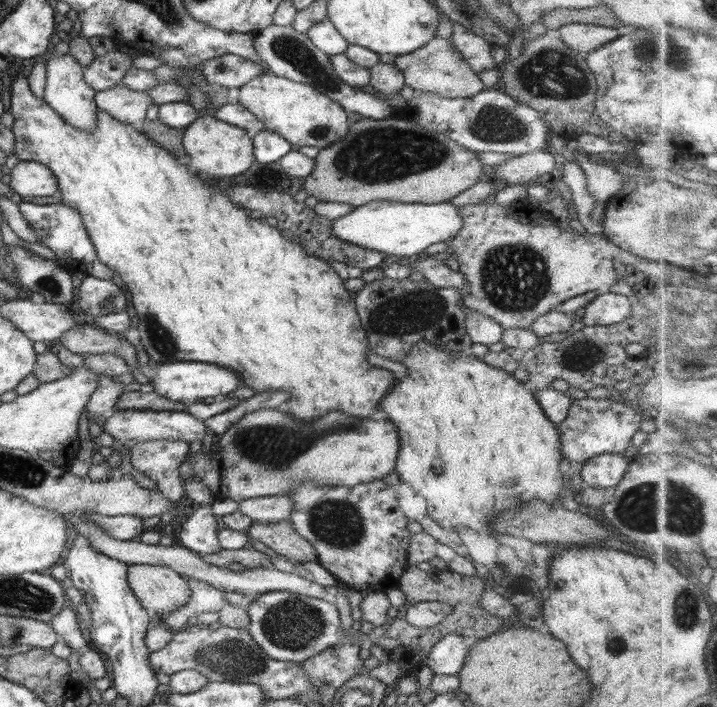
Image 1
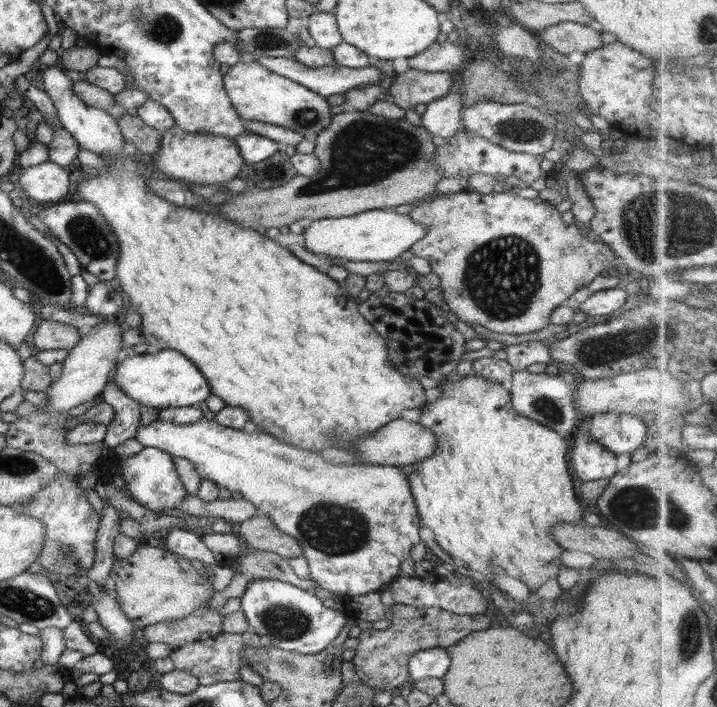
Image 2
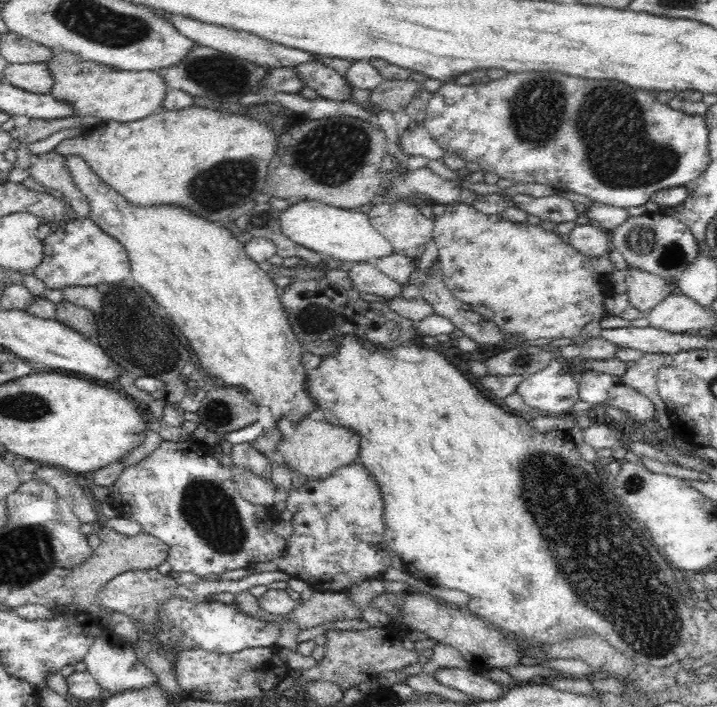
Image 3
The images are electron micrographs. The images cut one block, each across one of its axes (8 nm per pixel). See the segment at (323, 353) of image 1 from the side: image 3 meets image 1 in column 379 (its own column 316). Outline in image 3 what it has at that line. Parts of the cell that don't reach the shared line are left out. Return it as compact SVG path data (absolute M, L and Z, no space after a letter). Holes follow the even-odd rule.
M342 336L336 354L324 355L317 368L307 371L305 384L309 396L315 400L316 409L324 413L324 420L334 426L349 428L360 437L358 463L366 467L380 486L385 504L384 540L390 552L402 558L404 569L431 586L466 592L470 599L464 609L494 627L509 630L523 644L553 645L592 631L636 664L670 666L692 652L699 640L699 628L692 620L694 608L688 608L678 592L678 582L674 580L672 568L644 536L640 524L628 516L622 504L616 504L616 496L608 492L593 462L580 457L570 432L536 431L528 419L514 412L508 413L491 401L491 397L472 385L442 352L424 347L420 342L412 342L396 348L380 348L356 336Z

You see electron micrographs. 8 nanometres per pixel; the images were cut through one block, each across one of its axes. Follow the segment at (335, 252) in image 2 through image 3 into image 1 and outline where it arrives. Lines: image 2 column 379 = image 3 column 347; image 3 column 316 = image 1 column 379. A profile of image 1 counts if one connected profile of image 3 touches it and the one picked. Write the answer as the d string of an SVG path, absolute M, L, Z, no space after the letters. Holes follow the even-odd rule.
M374 201L356 207L350 214L336 218L332 222L332 234L340 241L362 249L384 253L388 259L414 256L424 252L429 246L454 238L464 226L462 217L458 215L458 207L446 203L396 203Z

